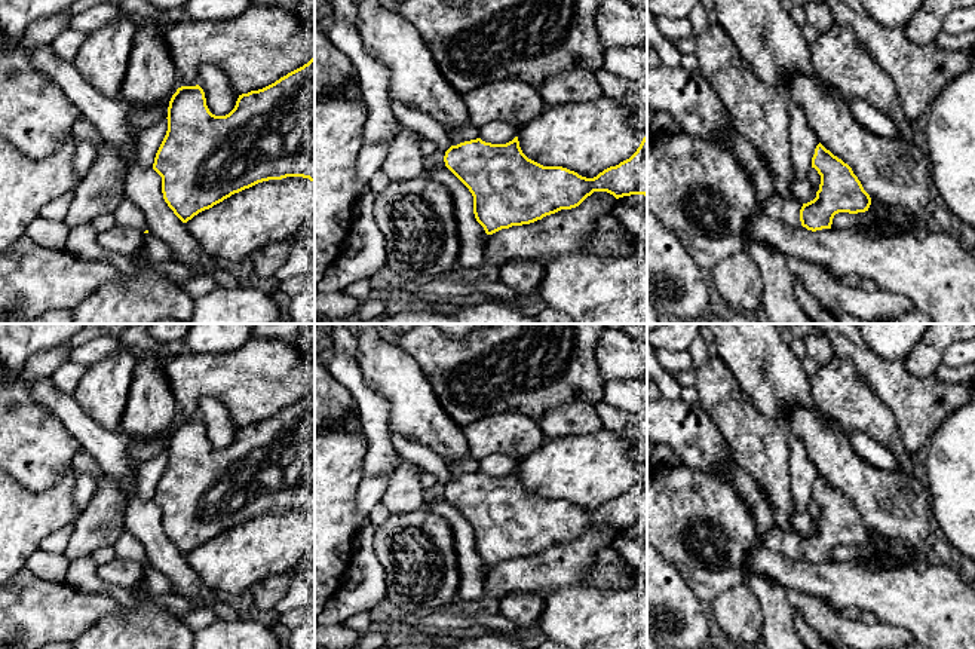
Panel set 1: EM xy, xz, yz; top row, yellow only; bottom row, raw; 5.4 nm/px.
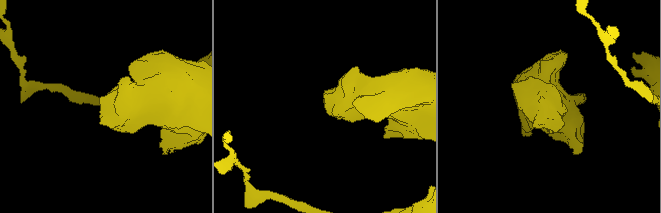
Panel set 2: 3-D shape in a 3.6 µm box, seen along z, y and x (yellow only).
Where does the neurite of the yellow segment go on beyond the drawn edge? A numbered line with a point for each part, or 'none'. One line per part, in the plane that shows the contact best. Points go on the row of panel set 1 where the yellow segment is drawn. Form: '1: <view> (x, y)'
none

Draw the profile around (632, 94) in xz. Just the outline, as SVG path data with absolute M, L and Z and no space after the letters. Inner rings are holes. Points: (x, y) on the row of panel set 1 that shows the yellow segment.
M604 68L598 70L595 74L597 82L605 97L622 102L634 111L631 117L631 125L640 135L644 137L647 134L647 79L626 80Z

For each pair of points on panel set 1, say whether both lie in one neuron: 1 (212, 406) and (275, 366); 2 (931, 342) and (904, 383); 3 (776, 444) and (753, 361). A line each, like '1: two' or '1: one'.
1: two
2: two
3: two

